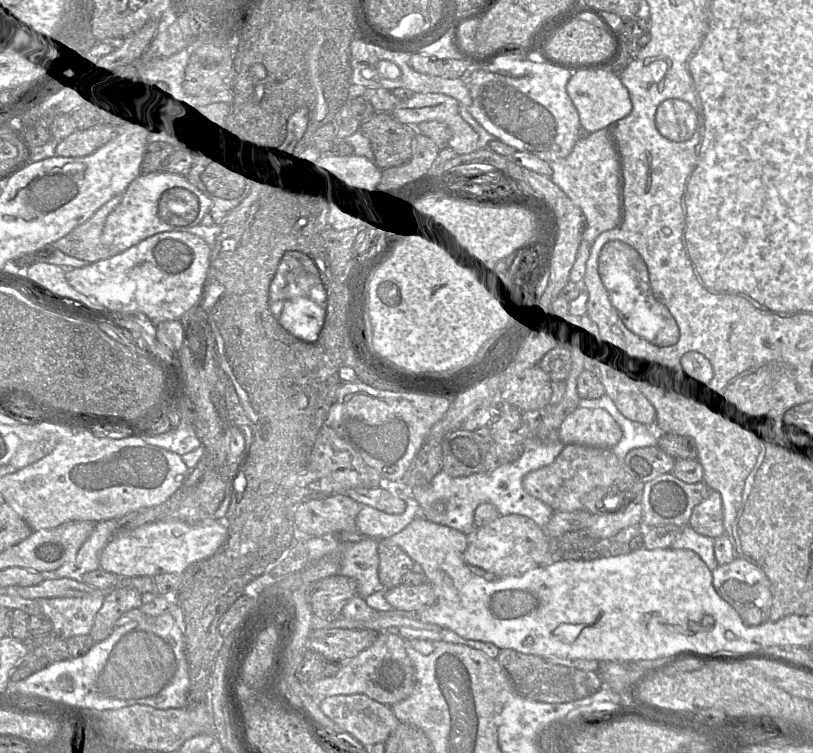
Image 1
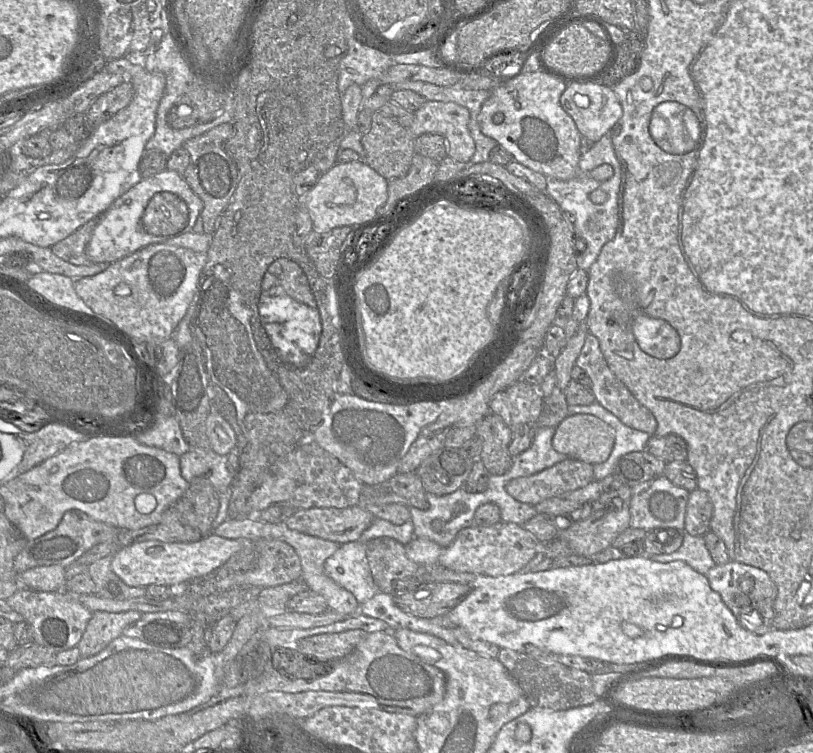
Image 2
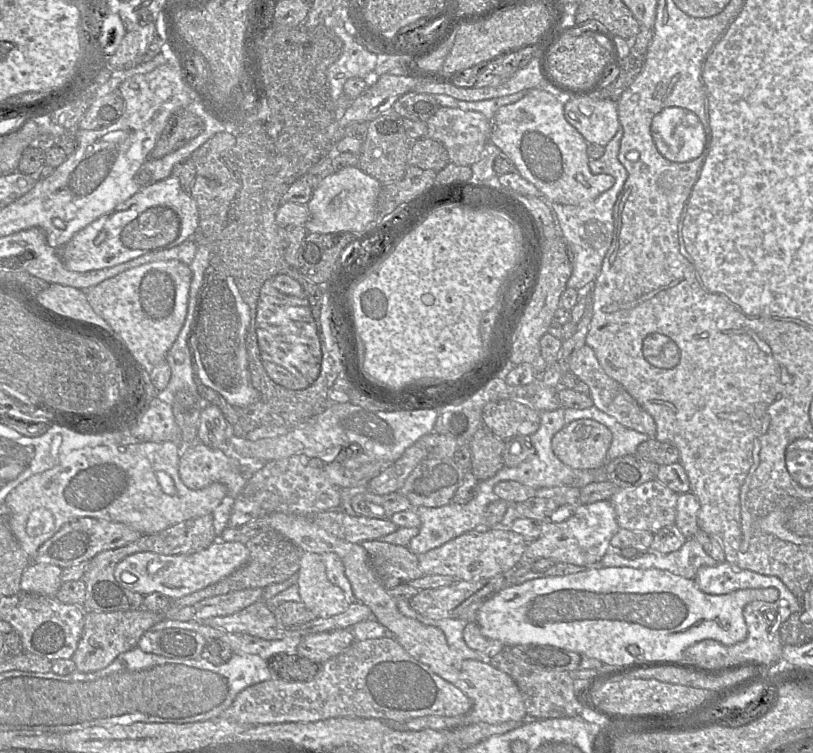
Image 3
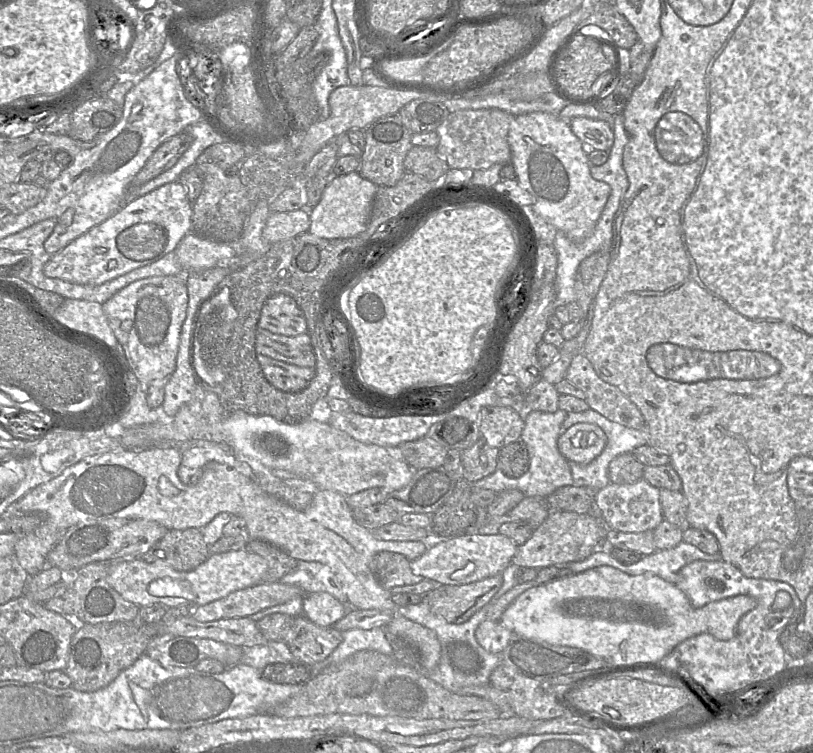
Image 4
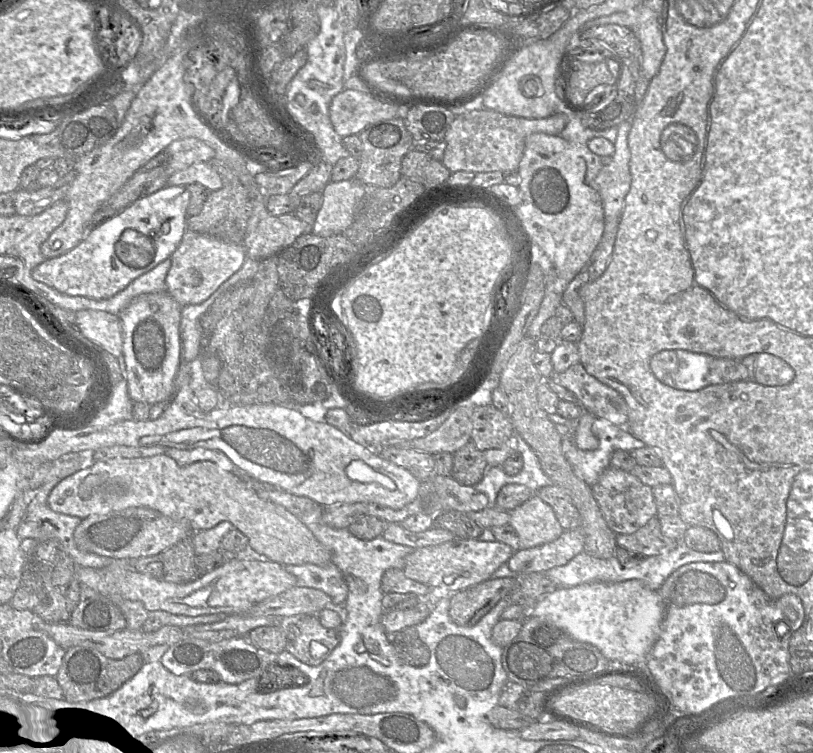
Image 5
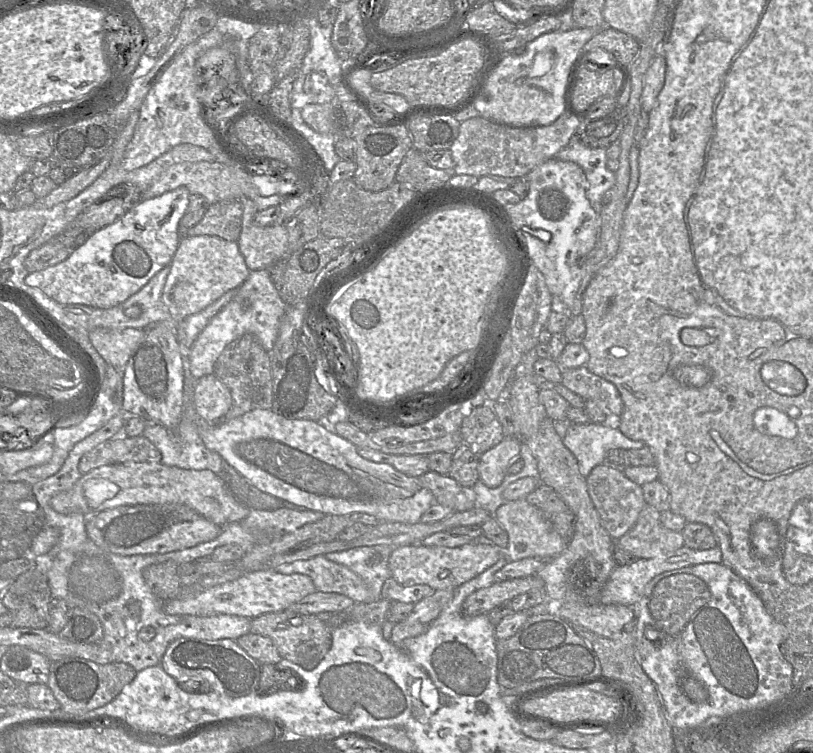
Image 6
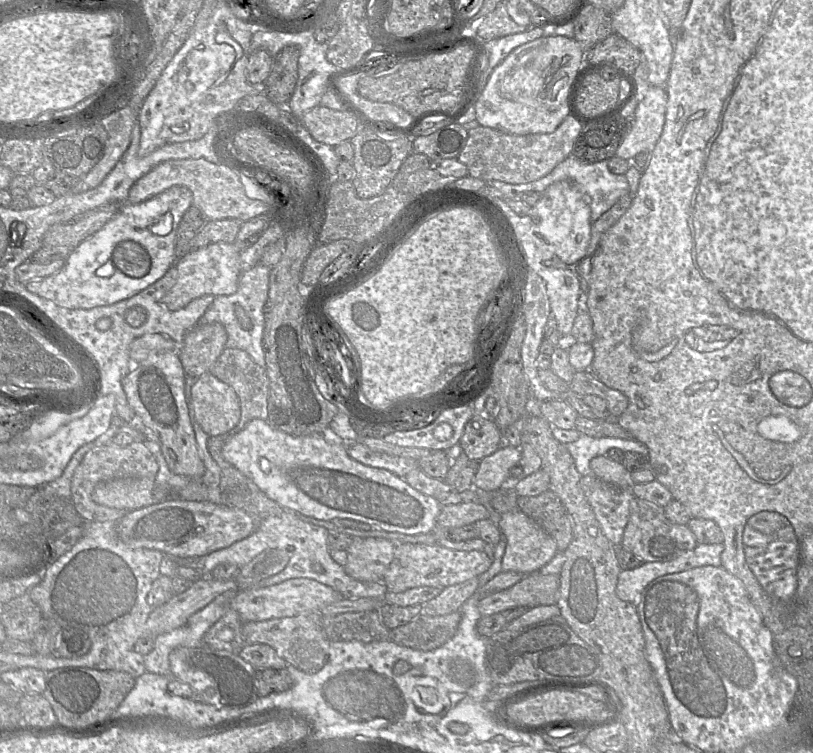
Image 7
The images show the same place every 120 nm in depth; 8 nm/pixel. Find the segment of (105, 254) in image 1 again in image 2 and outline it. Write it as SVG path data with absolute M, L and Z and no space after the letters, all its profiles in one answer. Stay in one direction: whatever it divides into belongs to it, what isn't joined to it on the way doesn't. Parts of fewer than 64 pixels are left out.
M99 217L89 220L71 235L54 244L51 250L56 256L71 264L77 266L91 264L92 262L86 255L86 246L98 221Z

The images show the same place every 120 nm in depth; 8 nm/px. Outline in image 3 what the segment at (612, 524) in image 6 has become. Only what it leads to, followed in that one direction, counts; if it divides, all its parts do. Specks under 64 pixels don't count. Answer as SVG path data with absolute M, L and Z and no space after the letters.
M653 479L637 487L617 488L609 501L614 507L620 528L632 531L649 531L654 534L665 526L675 524L678 496L679 494L657 479Z

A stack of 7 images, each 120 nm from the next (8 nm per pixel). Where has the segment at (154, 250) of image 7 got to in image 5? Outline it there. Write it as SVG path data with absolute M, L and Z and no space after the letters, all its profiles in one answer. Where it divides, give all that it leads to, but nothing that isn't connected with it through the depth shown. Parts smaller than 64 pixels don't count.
M166 185L148 196L141 196L130 206L98 222L74 248L57 257L47 258L32 270L32 277L69 296L107 299L125 289L133 280L171 258L187 230L190 193L185 186Z

